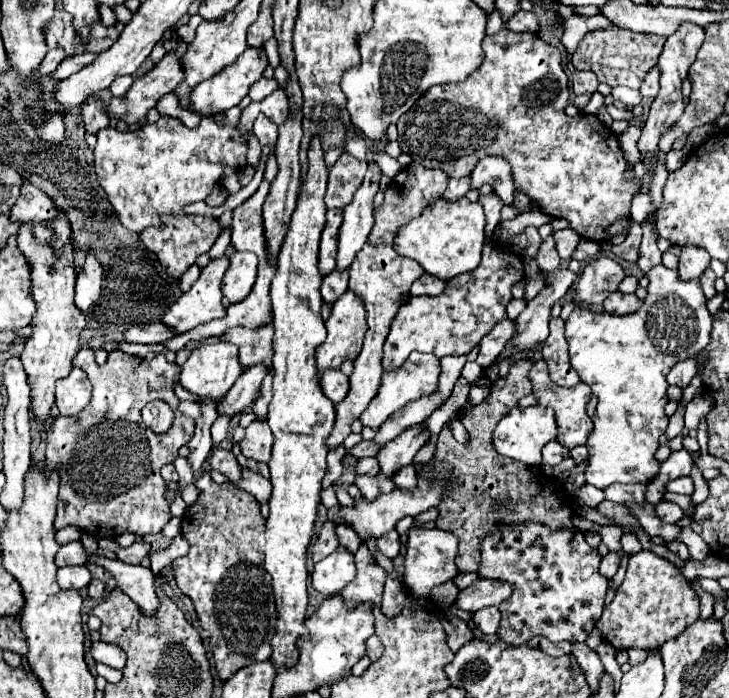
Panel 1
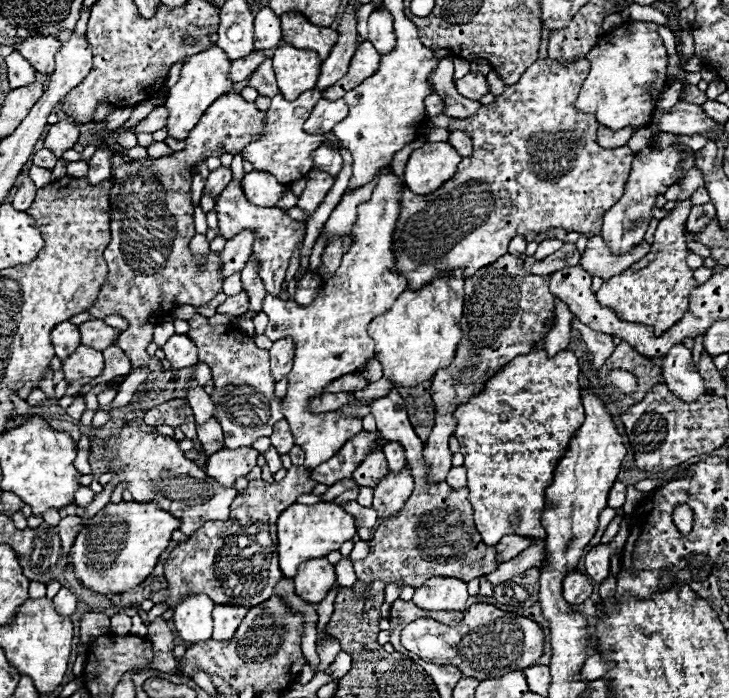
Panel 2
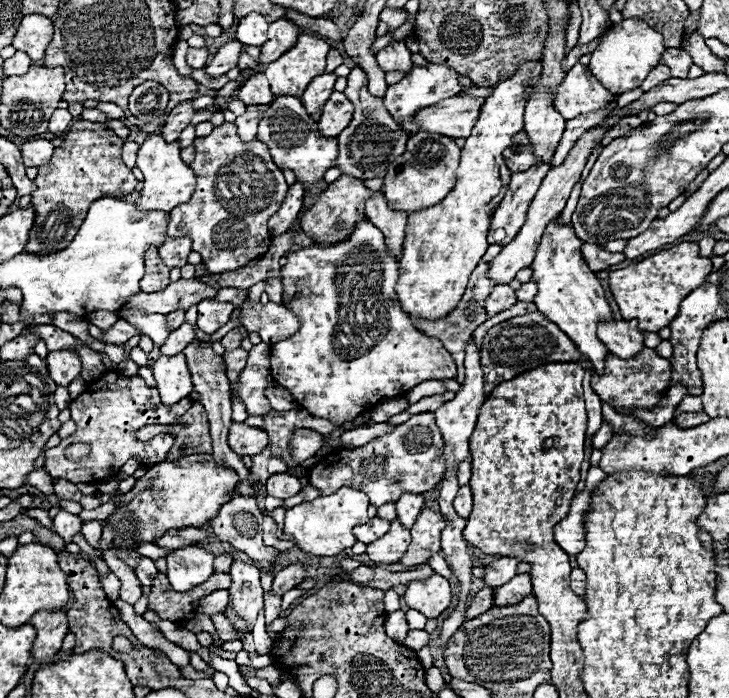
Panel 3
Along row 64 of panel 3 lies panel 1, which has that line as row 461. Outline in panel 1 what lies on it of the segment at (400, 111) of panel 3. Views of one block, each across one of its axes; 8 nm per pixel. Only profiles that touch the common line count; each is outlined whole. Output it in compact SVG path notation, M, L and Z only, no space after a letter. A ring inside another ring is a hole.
M432 458L426 464L414 464L416 468L416 480L418 486L414 490L406 490L406 488L394 488L388 494L380 494L378 498L374 498L374 502L366 502L366 498L354 498L354 506L342 506L338 516L340 522L354 528L354 532L358 534L358 538L364 542L368 538L380 538L384 534L388 534L390 530L394 530L394 526L404 518L404 516L418 516L420 512L426 512L430 508L438 508L440 502L444 500L446 494L446 482L452 482L452 466L448 462L440 462L436 458Z

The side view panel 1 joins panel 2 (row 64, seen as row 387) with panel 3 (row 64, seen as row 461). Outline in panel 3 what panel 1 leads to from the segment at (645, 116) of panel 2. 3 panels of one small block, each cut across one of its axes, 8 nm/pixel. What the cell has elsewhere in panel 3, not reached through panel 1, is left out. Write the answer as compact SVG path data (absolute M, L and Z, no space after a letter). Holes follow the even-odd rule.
M630 18L620 24L614 24L608 30L608 36L602 40L602 44L592 52L590 58L590 72L606 86L612 94L622 94L626 90L634 90L642 84L642 80L648 76L648 72L660 62L660 56L664 52L662 32L648 26L640 18Z

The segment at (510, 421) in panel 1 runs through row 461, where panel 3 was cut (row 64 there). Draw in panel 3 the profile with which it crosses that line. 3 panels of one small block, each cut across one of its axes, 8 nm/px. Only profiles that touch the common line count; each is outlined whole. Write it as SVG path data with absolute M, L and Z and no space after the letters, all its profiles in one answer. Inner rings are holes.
M526 60L516 66L512 76L494 86L492 94L482 104L470 138L466 138L462 148L460 168L456 170L456 186L440 204L408 216L400 258L400 278L396 284L398 302L406 314L424 320L440 320L460 302L470 274L488 248L486 236L492 206L486 204L500 194L504 186L501 174L505 174L507 185L510 181L512 172L506 168L502 152L524 126L526 82L540 76L540 72L540 60Z

